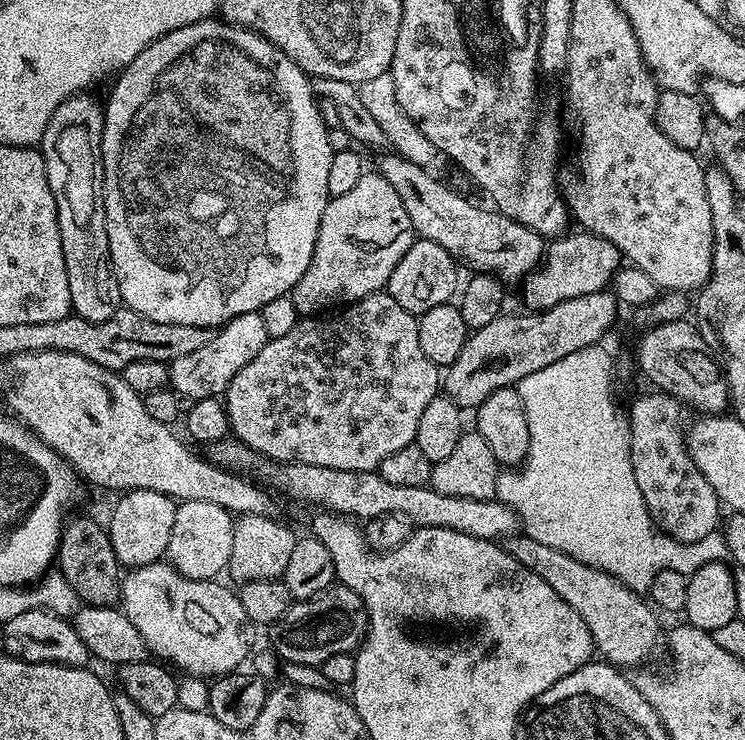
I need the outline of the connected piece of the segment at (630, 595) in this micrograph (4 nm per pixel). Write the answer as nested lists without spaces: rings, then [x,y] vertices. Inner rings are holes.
[[[523,534],[508,537],[503,541],[502,547],[518,562],[522,562],[522,566],[532,568],[534,574],[541,576],[586,622],[595,651],[599,655],[601,652],[604,655],[601,657],[607,663],[629,670],[628,668],[634,667],[635,664],[650,659],[659,644],[661,647],[661,617],[657,609],[641,593],[630,590],[625,584],[618,582],[618,578],[602,570],[594,570],[594,566],[586,566],[586,562],[578,562],[578,558],[562,554],[562,550],[542,546],[542,542],[534,542],[534,538]]]

